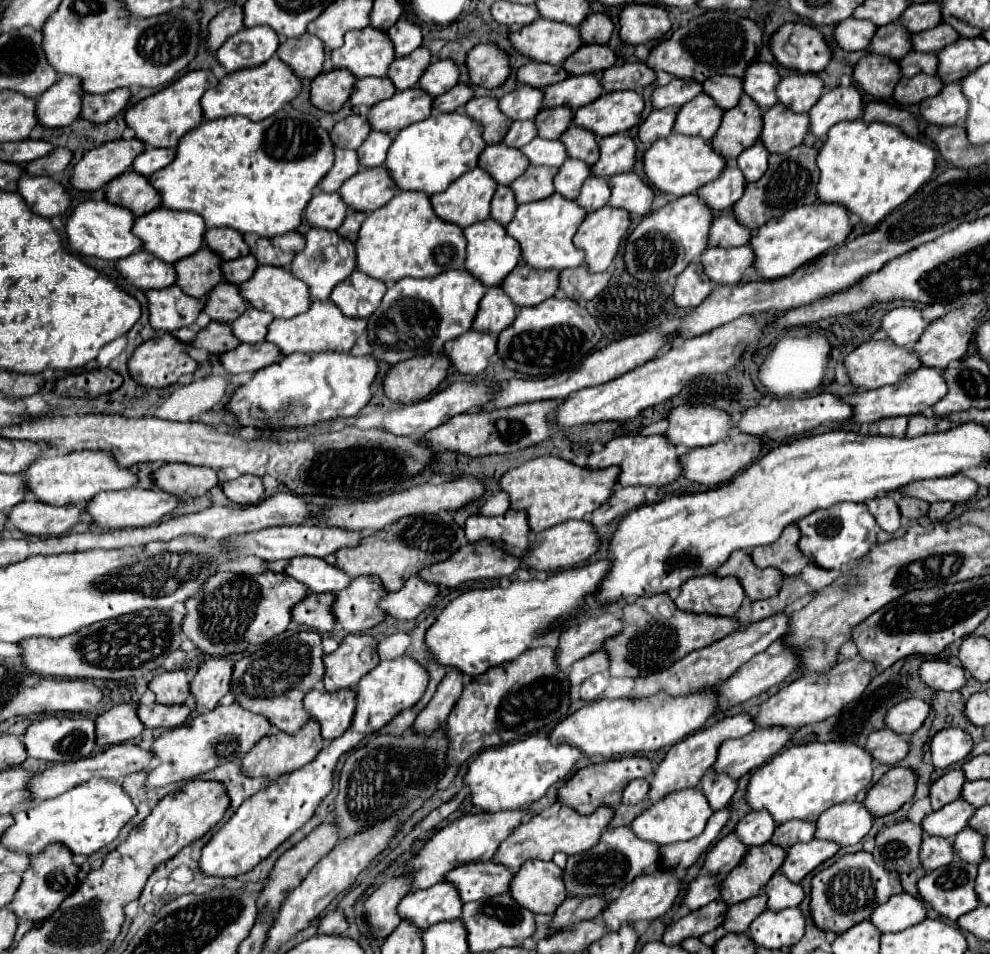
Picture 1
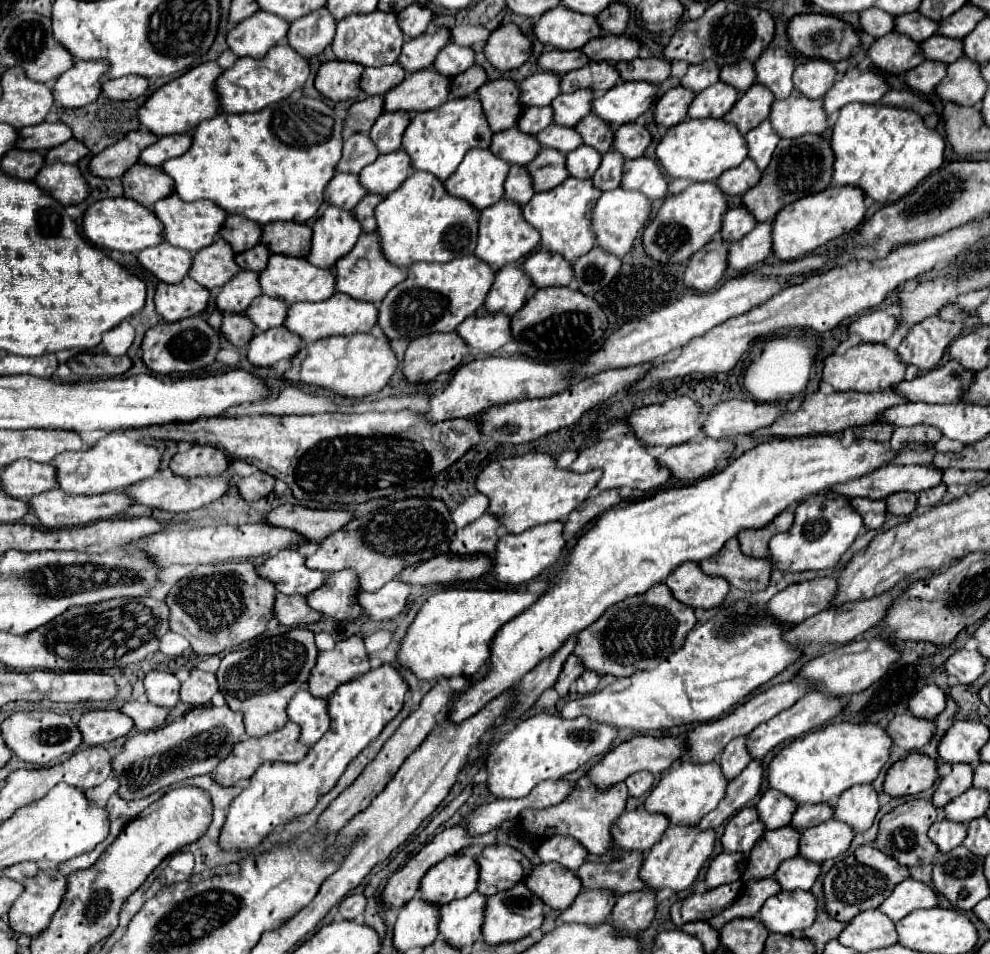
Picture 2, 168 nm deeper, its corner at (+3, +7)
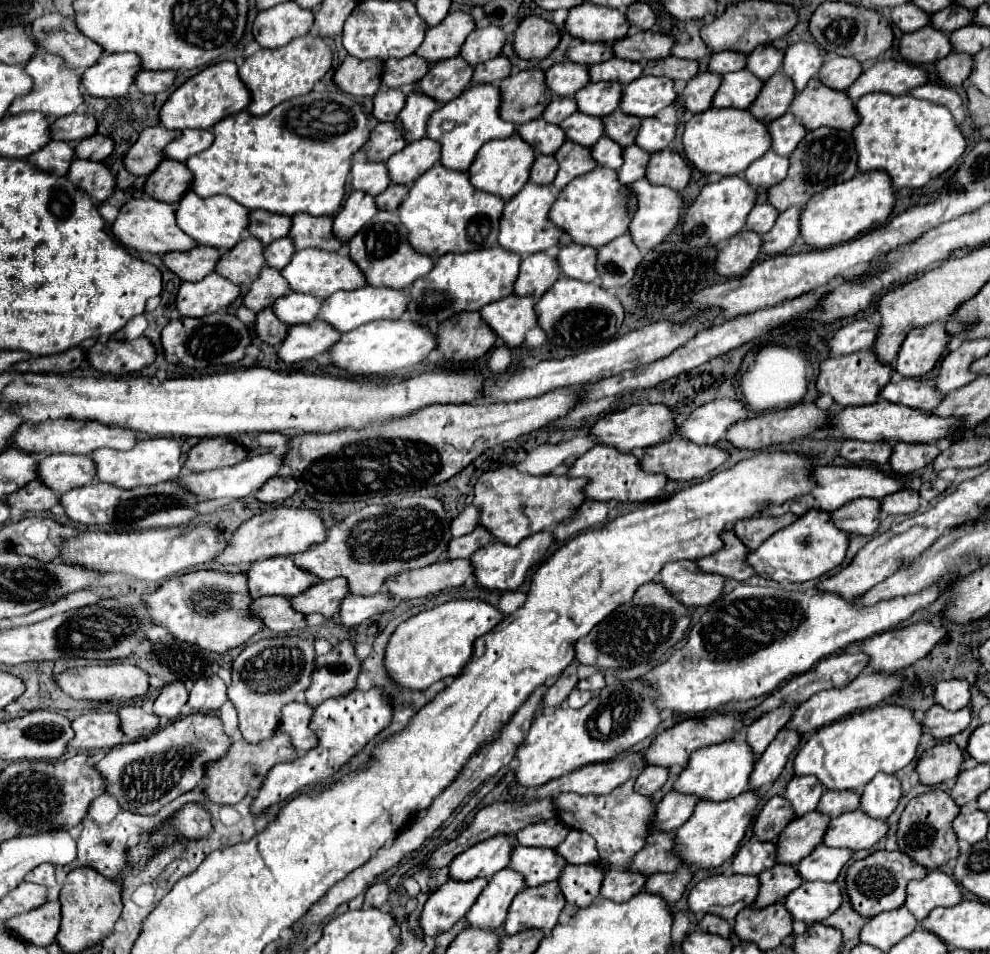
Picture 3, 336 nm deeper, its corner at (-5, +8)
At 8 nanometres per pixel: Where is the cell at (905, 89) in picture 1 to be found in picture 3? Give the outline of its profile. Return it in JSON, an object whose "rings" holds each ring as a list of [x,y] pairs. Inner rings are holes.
{"rings":[[[951,52],[949,56],[945,56],[943,60],[939,60],[935,64],[935,70],[937,70],[937,76],[941,78],[941,82],[945,86],[961,86],[969,74],[971,74],[971,66],[973,66],[973,60],[969,54],[957,54],[957,52]]]}

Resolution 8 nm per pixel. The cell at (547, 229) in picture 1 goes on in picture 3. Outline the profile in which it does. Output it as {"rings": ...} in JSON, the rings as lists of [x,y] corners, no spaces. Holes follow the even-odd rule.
{"rings":[[[597,166],[595,170],[577,176],[573,182],[569,182],[569,186],[565,186],[557,194],[557,200],[553,202],[549,212],[549,220],[555,226],[563,228],[563,232],[567,232],[575,244],[601,248],[609,240],[627,234],[627,226],[631,218],[629,206],[631,206],[629,194],[625,186],[617,182],[617,172]]]}

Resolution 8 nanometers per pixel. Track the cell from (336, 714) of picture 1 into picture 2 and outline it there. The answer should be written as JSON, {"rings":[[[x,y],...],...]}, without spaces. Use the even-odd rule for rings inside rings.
{"rings":[[[299,689],[287,705],[289,721],[301,727],[299,741],[307,747],[317,743],[321,735],[329,729],[329,715],[325,711],[325,701],[313,697],[309,691]]]}

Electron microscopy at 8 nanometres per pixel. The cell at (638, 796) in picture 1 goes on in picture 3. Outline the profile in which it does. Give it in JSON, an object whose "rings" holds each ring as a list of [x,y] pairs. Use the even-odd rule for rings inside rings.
{"rings":[[[645,766],[645,770],[641,770],[641,774],[635,780],[635,790],[643,796],[651,796],[665,784],[667,774],[669,770],[663,766]]]}

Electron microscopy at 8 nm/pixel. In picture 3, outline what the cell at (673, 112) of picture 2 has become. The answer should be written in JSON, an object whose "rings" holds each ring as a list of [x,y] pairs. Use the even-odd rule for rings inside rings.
{"rings":[[[709,72],[697,74],[693,80],[689,80],[683,90],[685,110],[689,110],[691,114],[699,114],[699,112],[709,110],[719,84],[721,84],[721,76],[709,74]]]}

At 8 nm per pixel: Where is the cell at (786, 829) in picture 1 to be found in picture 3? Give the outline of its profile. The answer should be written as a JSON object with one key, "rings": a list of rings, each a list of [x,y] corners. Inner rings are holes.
{"rings":[[[825,792],[817,804],[817,812],[821,814],[827,814],[829,818],[837,818],[845,812],[851,812],[851,810],[857,810],[859,808],[859,794],[853,792],[845,792],[845,794],[829,794]]]}

